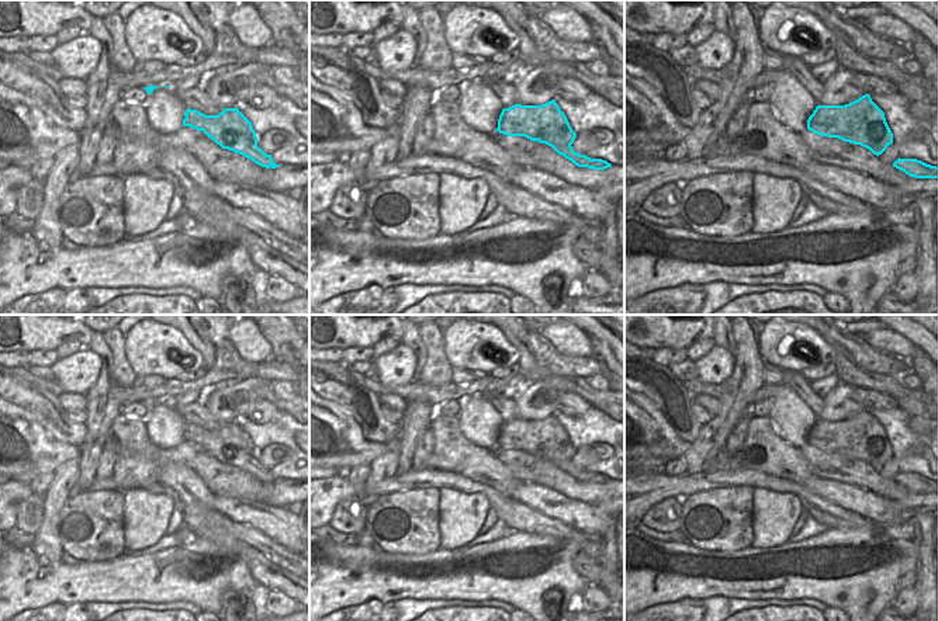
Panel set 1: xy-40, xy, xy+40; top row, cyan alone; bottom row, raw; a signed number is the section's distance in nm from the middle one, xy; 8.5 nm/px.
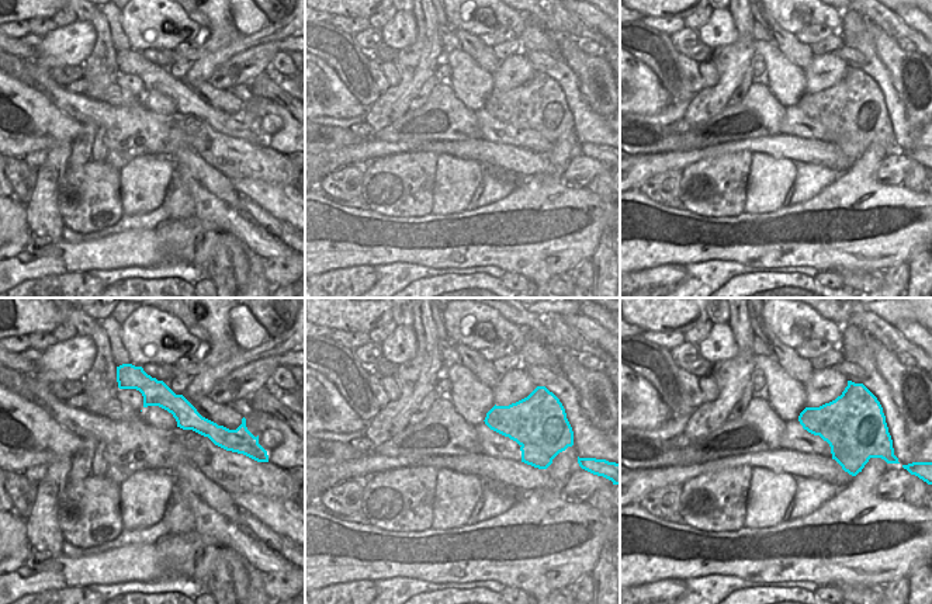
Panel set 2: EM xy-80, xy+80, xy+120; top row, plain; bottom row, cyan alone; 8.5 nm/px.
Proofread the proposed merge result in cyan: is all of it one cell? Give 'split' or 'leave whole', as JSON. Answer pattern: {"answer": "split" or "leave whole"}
{"answer": "split"}

